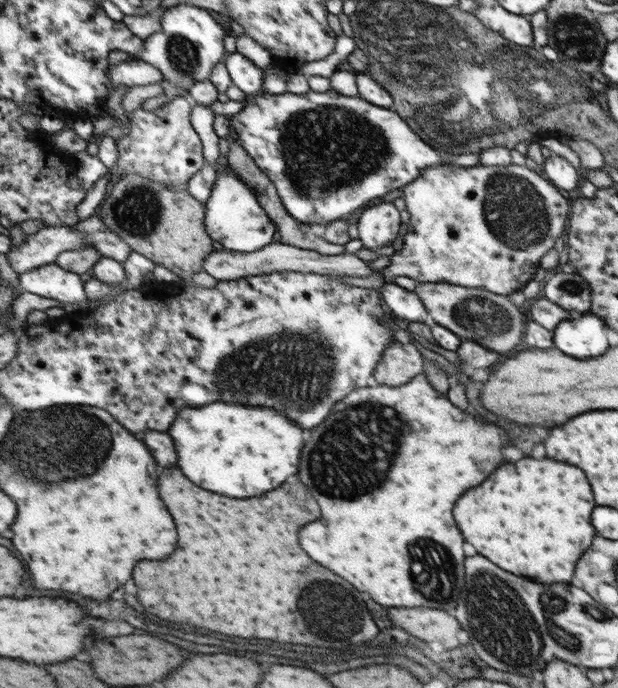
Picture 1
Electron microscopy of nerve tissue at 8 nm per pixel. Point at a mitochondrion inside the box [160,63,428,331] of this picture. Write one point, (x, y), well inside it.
(326, 149)

